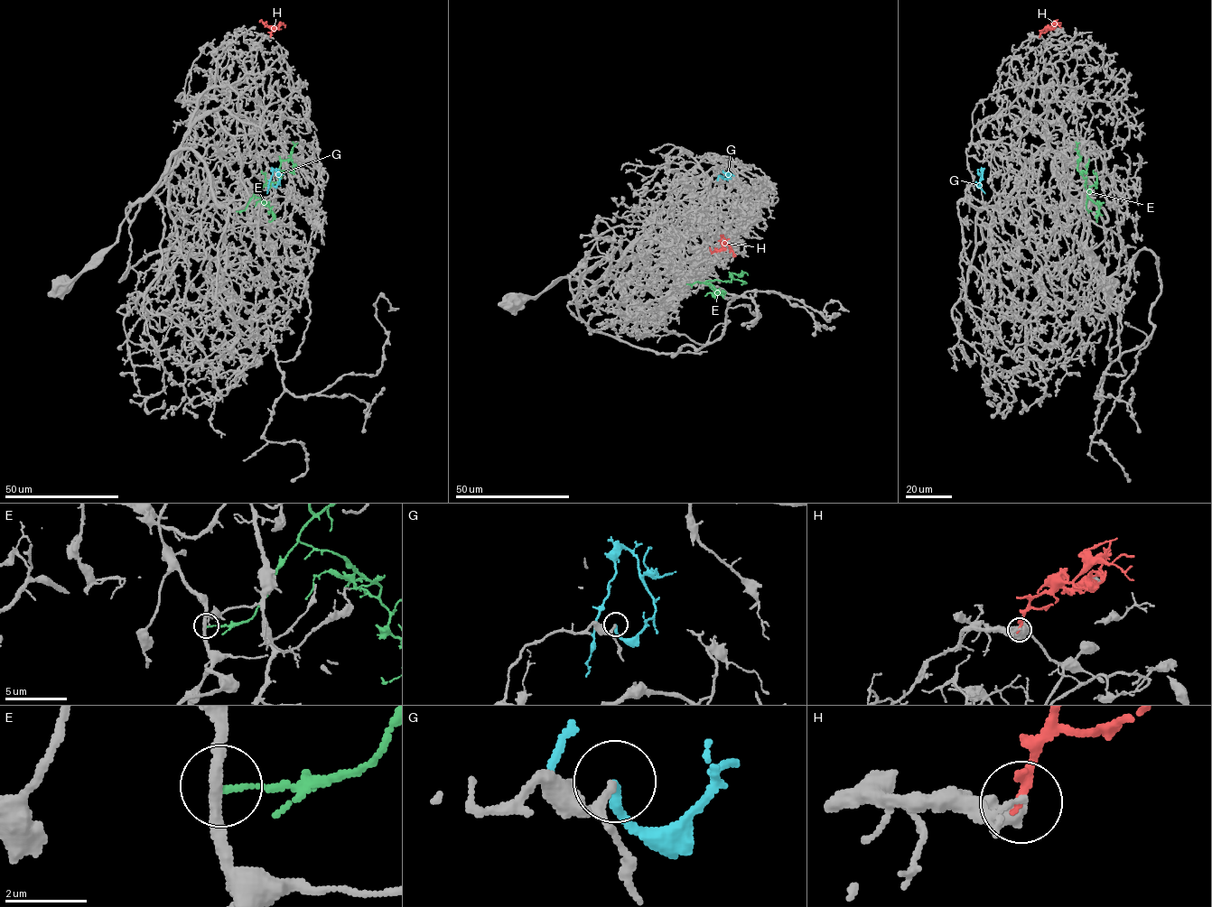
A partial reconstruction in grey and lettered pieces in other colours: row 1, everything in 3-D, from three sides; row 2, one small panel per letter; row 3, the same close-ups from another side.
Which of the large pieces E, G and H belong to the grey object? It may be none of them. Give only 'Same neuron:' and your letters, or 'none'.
Same neuron: G

